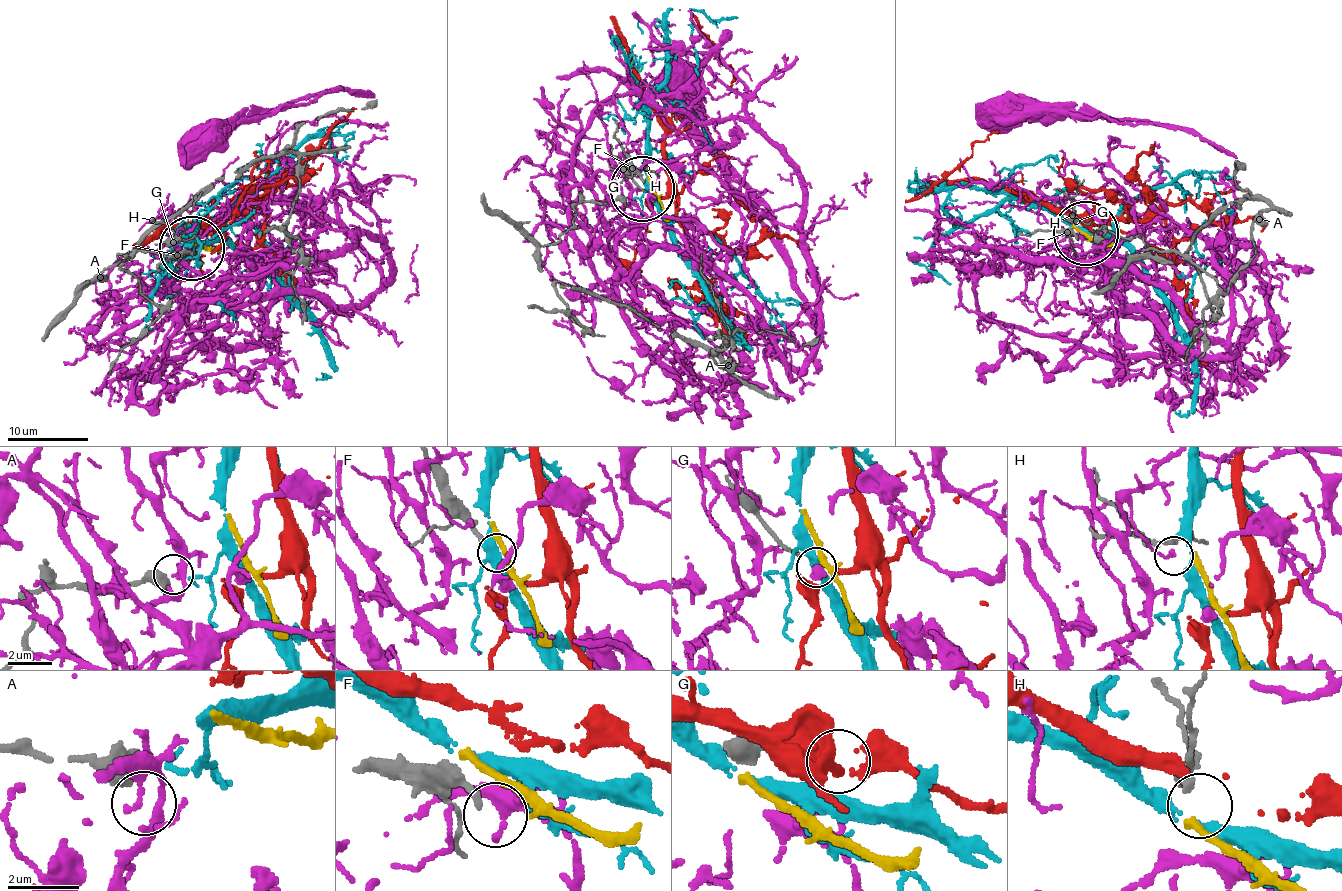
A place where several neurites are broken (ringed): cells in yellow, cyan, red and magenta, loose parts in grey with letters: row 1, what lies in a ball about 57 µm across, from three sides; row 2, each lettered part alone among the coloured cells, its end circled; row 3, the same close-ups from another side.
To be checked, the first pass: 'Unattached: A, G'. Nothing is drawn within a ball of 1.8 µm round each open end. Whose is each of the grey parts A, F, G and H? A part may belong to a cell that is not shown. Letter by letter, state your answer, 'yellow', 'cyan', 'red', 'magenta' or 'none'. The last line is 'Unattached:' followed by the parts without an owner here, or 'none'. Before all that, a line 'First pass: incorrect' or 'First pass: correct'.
First pass: incorrect
A: none
F: none
G: red
H: cyan
Unattached: A, F

